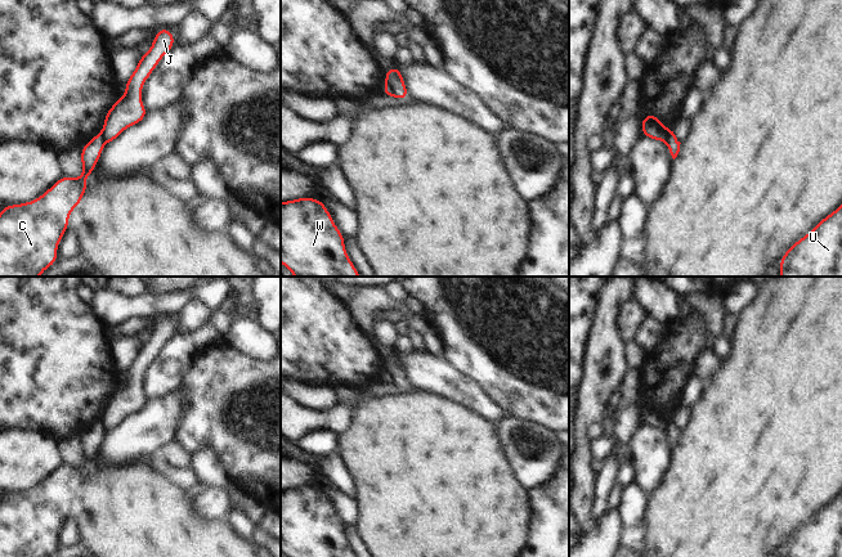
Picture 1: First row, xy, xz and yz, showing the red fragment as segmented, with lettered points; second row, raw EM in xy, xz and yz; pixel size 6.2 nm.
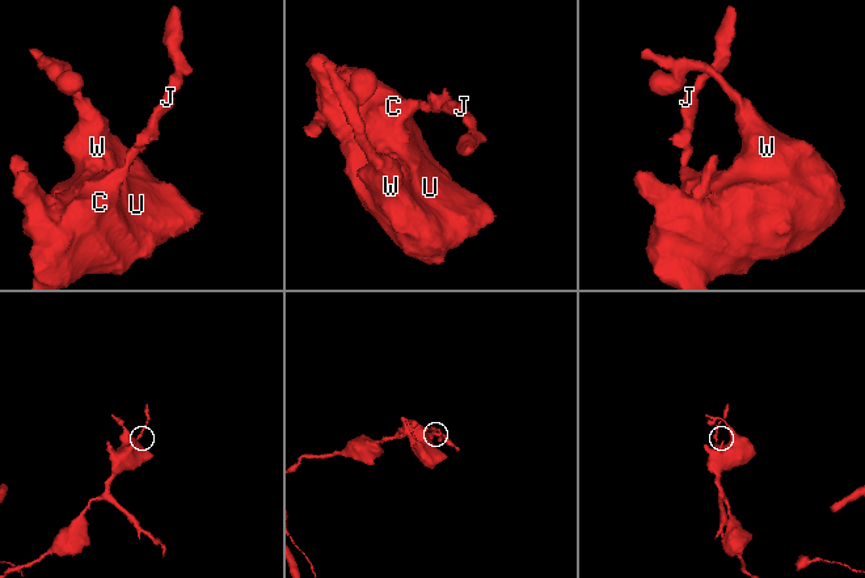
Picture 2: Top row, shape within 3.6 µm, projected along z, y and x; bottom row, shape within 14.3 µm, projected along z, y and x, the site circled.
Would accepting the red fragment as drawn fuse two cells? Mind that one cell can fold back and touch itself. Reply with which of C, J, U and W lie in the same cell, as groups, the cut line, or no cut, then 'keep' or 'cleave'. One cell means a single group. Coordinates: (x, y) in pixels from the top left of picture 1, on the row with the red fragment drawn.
C U W / J; cut in xy along (99, 134), (104, 142); cleave

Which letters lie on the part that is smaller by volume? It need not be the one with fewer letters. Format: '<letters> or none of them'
J

